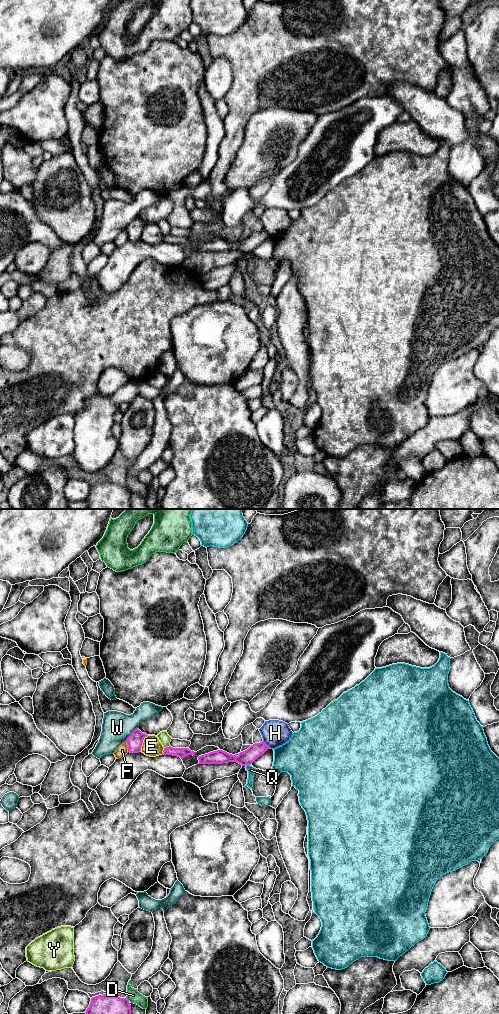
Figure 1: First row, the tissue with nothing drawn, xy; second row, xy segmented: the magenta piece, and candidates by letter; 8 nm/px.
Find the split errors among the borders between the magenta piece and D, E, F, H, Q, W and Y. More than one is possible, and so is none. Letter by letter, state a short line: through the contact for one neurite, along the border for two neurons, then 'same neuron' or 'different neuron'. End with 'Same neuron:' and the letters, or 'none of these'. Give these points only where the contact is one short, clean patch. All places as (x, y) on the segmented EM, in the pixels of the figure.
D: line xy (125, 998), (129, 1000); different neuron
E: line xy (148, 735), (144, 738), (140, 750); different neuron
F: different neuron
H: line xy (263, 740), (269, 748); different neuron
Q: different neuron
W: different neuron
Y: different neuron
Same neuron: none of these

